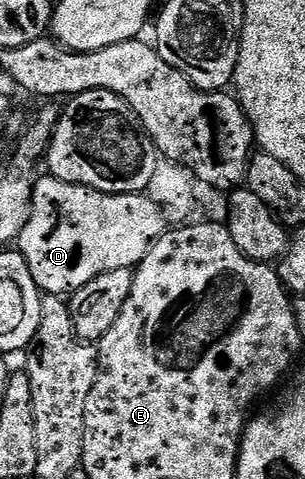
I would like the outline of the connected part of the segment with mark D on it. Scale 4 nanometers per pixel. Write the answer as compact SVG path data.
M45 174L32 190L30 221L22 229L18 250L45 296L70 297L102 273L135 268L165 230L164 213L147 194L104 195Z

